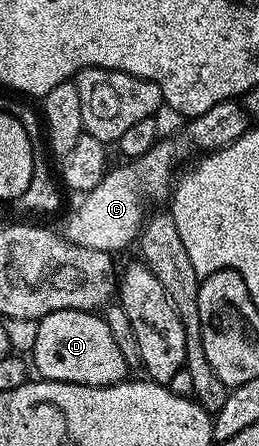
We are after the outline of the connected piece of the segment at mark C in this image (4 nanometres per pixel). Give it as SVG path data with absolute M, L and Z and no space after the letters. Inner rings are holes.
M173 138L158 139L157 144L147 150L147 154L121 162L118 168L110 167L99 186L80 197L81 205L70 214L69 221L65 224L64 239L110 254L117 254L120 248L127 247L132 240L134 243L146 219L145 207L149 200L161 200L164 196L166 199L170 195L178 171L177 159L181 156L175 141Z

